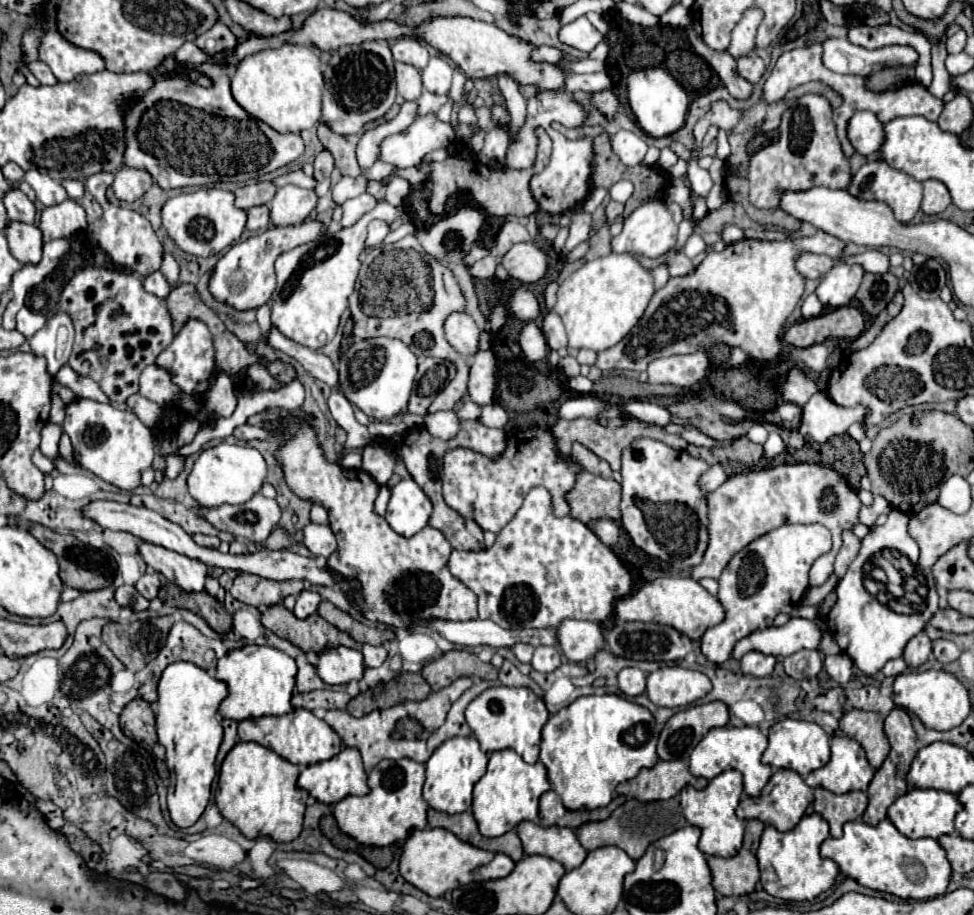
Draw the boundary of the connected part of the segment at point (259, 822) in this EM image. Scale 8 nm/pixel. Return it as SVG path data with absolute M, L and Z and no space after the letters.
M240 741L226 755L220 767L216 805L224 819L236 825L248 839L264 835L272 837L278 843L294 841L302 831L304 809L308 799L308 793L298 789L296 785L298 775L298 765L282 759L272 749L260 743Z

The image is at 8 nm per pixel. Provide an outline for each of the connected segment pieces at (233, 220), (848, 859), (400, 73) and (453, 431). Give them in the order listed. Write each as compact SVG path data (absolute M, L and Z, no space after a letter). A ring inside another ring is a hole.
M200 189L170 197L162 207L162 225L168 237L186 253L210 257L240 239L246 227L246 211L234 205L234 193L224 189Z
M884 819L878 825L866 825L862 821L850 821L844 825L842 837L828 837L820 847L822 857L832 859L838 867L858 881L860 885L890 893L898 899L932 899L946 893L952 867L946 859L946 851L942 851L936 839L908 839L904 837L890 819ZM920 863L924 867L924 879L910 879L906 875L906 865Z
M396 63L396 83L398 83L398 93L406 99L418 99L422 93L422 81L420 73L406 63Z
M438 411L438 413L430 413L424 417L424 427L438 439L452 439L458 435L460 431L460 417L456 415L456 411Z

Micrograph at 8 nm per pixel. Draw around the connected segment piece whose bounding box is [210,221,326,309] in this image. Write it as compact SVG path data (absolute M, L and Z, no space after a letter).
M304 221L302 225L294 227L268 227L262 233L256 233L248 237L246 241L238 241L230 247L230 251L218 261L212 279L210 279L210 291L218 301L230 303L234 309L256 309L264 303L268 303L274 287L276 287L276 273L274 273L274 261L278 255L310 243L324 233L322 223L316 221Z

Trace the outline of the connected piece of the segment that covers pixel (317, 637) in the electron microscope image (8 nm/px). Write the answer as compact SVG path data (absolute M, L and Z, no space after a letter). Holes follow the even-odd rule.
M272 605L262 613L262 625L270 629L280 639L286 639L300 647L302 651L326 651L336 649L340 643L344 647L356 647L356 641L340 631L330 623L326 623L320 615L310 615L308 619L294 617L292 611L284 609L282 605ZM340 639L340 643L338 643Z

